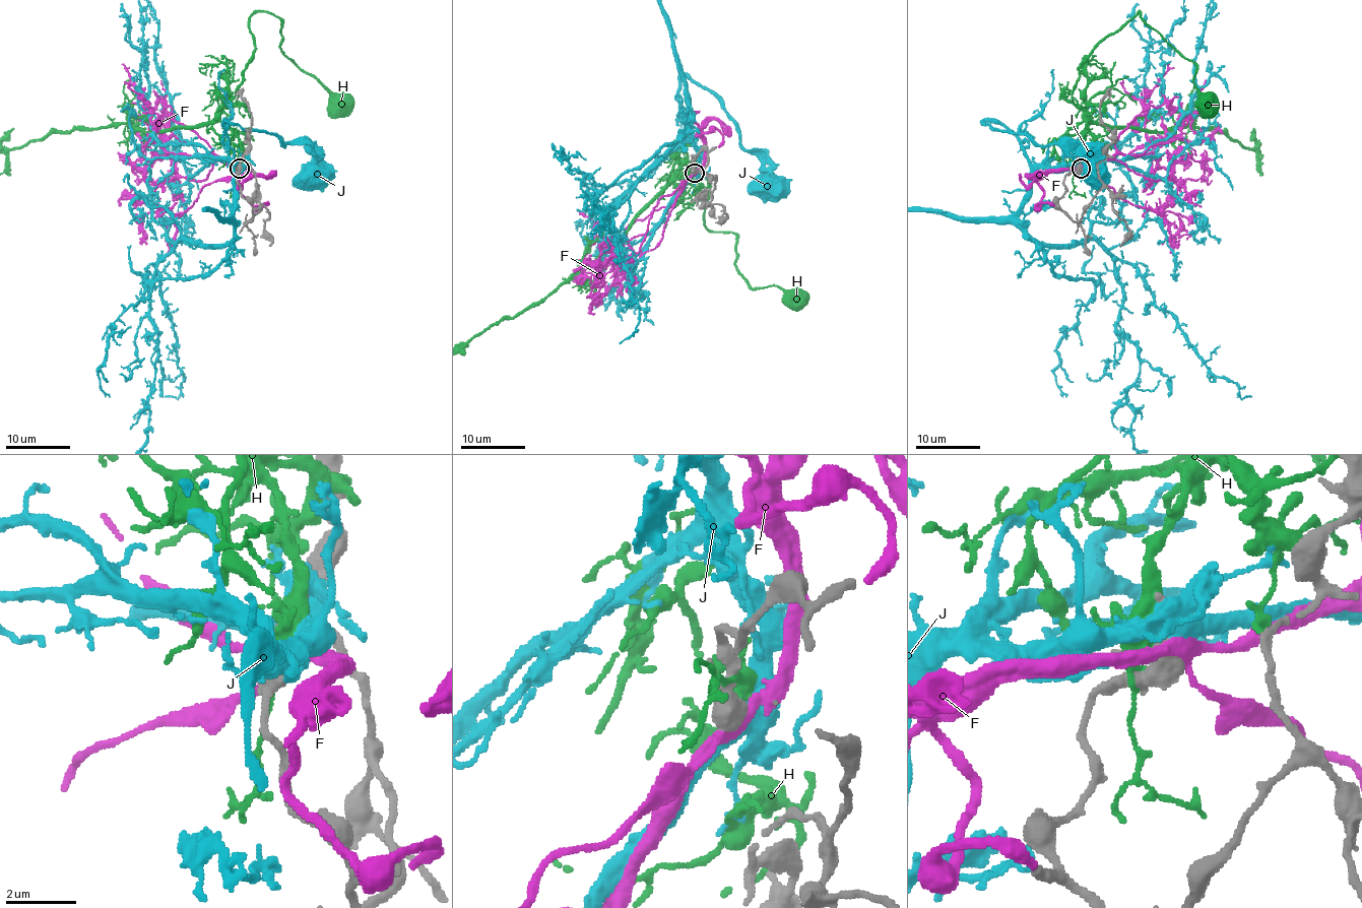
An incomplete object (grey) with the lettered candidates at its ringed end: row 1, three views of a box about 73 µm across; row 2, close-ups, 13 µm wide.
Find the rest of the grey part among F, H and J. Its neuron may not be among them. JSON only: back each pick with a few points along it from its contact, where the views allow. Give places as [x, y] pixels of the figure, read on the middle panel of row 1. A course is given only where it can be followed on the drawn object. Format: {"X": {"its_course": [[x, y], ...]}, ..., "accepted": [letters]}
{"F": {"its_course": [[694, 173], [659, 200], [637, 253], [613, 253], [596, 271], [601, 268], [601, 253]]}, "accepted": ["F"]}

